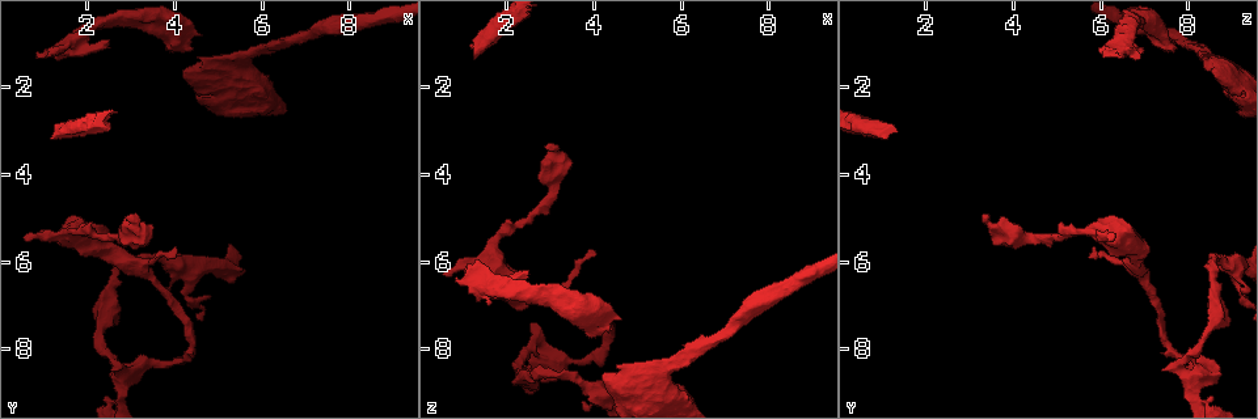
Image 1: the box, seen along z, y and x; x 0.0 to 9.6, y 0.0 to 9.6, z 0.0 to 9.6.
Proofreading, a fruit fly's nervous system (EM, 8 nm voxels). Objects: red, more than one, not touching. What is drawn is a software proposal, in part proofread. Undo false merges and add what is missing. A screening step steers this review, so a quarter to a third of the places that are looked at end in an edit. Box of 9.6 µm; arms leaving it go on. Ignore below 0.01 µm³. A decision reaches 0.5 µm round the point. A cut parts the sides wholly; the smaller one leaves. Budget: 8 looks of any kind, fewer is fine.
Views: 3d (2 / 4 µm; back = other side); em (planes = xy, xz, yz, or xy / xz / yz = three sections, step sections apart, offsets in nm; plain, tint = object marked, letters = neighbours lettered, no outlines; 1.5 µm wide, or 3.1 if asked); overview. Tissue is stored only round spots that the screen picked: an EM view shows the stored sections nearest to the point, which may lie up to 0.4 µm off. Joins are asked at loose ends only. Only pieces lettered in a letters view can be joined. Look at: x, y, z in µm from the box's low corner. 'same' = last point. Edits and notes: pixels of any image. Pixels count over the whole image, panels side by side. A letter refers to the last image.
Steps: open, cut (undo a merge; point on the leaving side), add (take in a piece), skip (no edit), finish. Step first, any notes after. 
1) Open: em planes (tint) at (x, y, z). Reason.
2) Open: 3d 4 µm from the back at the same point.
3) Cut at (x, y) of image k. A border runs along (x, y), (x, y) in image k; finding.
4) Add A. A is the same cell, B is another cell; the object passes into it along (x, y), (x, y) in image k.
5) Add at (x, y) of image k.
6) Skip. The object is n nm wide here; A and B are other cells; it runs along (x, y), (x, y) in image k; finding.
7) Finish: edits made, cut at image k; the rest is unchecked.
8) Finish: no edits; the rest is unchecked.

Open: em planes (tint) at (6.20, 1.80, 9.10). An open end.

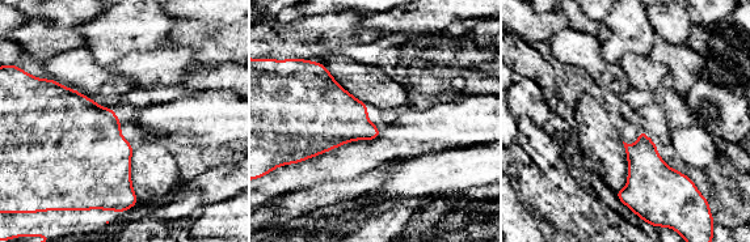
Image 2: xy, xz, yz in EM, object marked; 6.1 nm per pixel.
Open: em planes (letters) at the same point. What lies round it.

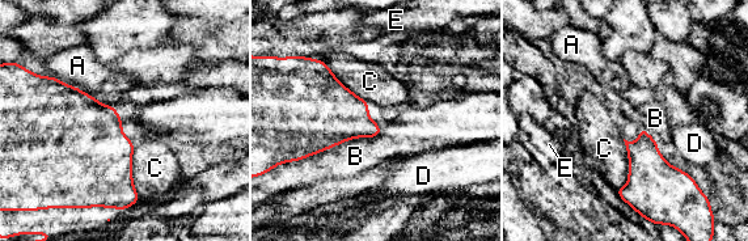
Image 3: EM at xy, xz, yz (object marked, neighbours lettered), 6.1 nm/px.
Skip. The longest contact is with B, 500 nm; A, B, C, D and E are other cells; no lettered piece goes on from it.

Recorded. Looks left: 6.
Open: 3d 4 µm at (4.45, 1.10, 7.55).

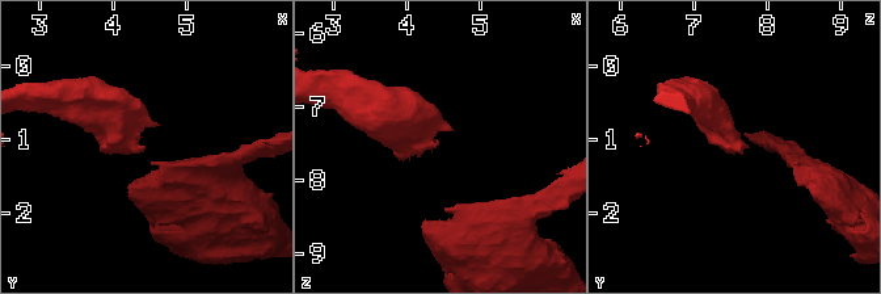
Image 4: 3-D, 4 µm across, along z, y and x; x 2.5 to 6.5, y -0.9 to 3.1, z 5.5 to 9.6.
Open: em xz step 4 (letters) at (4.45, 1.10, 7.50).

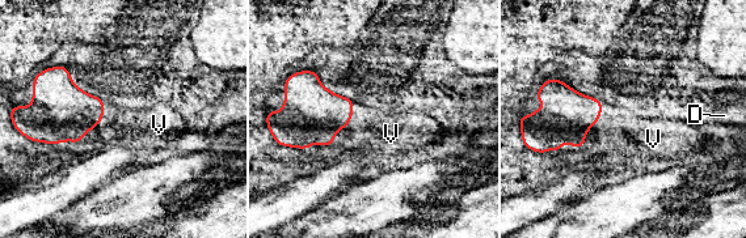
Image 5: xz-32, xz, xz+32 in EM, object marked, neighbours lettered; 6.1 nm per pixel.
Open: em planes (letters) at the same point. Another direction.

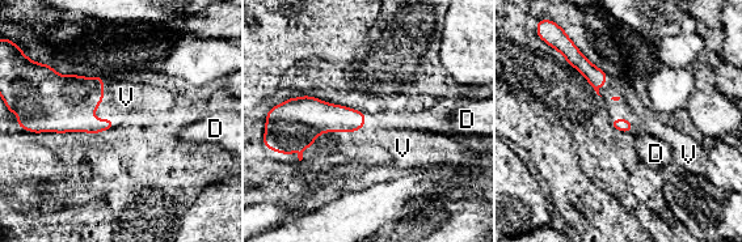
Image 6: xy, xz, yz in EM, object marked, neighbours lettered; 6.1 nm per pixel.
Add V. V is the same cell, D is another cell; the neuron continues.

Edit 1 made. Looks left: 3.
Open: overview.

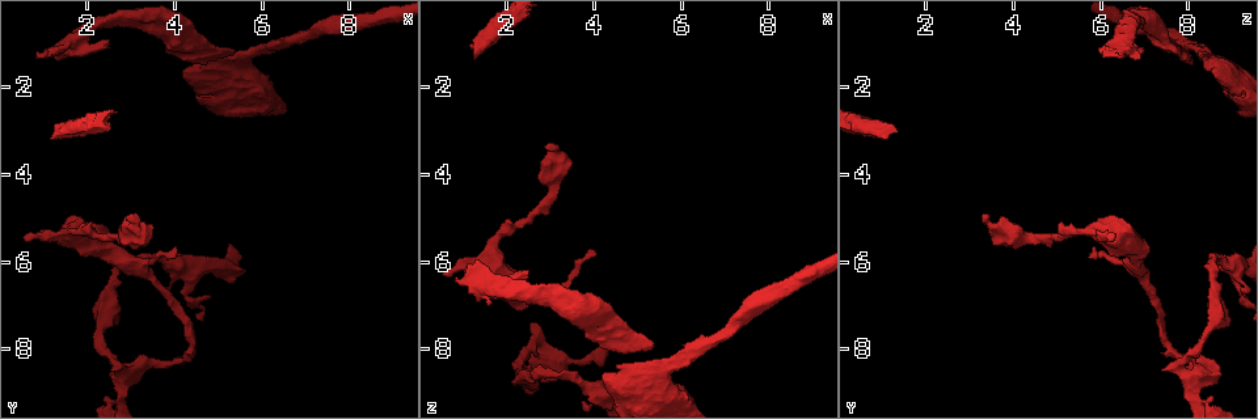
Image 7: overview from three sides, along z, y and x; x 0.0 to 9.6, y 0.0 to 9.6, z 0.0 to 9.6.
Open: em planes (letters) at (4.05, 5.75, 5.90). An open end.

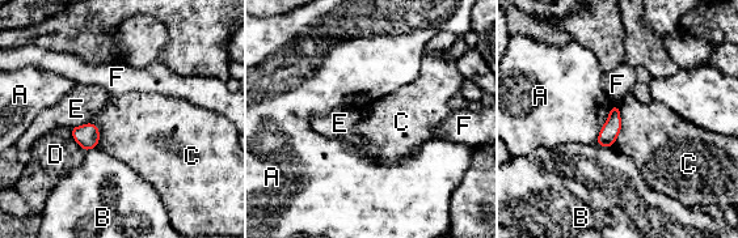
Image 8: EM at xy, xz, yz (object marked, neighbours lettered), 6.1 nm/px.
Skip. A, B, C, D, E and F are other cells; no lettered piece goes on from it.

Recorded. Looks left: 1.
Finish: edits made, add at image 6; the rest is unchecked.

